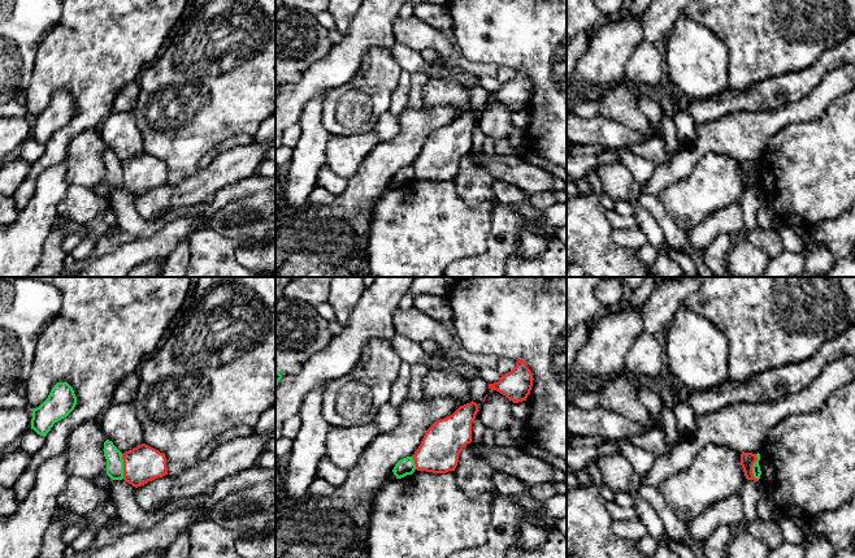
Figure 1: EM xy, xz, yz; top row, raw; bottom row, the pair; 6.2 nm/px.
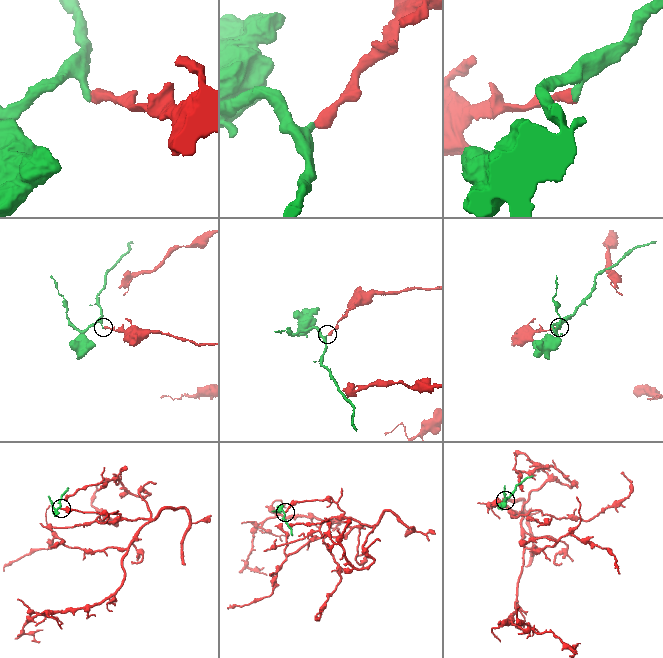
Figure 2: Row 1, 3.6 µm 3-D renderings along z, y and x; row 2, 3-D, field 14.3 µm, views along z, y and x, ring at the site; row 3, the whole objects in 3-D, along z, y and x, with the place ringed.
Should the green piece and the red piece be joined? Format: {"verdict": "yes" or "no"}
{"verdict": "no"}

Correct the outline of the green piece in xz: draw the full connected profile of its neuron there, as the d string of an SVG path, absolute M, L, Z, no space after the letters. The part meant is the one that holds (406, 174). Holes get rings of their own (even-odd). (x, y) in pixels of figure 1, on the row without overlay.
M407 165L407 166L400 168L395 173L392 181L396 185L396 187L402 187L402 186L404 186L407 183L412 183L415 181L415 178L416 178L416 173L415 173L413 166Z

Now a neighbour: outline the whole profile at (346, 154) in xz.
M376 133L337 135L331 134L327 144L326 165L339 177L351 178L363 164L364 159L376 148Z

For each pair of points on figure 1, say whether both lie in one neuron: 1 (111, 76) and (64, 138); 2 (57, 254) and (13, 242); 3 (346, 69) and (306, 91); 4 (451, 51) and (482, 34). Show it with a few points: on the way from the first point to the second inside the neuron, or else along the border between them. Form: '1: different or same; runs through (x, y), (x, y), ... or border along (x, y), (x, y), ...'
1: same; runs through (95, 91), (92, 109), (79, 122)
2: different; border along (57, 223), (48, 234), (42, 256), (37, 263)
3: same; runs through (335, 69), (316, 81)
4: different; border along (459, 52), (472, 61), (487, 63)

